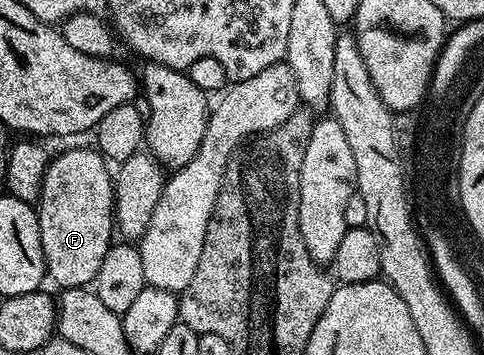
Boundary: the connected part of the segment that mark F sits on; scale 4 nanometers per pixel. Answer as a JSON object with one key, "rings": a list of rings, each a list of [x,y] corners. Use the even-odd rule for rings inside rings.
{"rings":[[[91,146],[88,147],[64,151],[57,159],[55,156],[49,162],[38,204],[44,270],[47,278],[53,279],[60,289],[88,287],[96,278],[102,257],[106,257],[106,253],[114,245],[114,175],[110,170],[109,160]]]}

